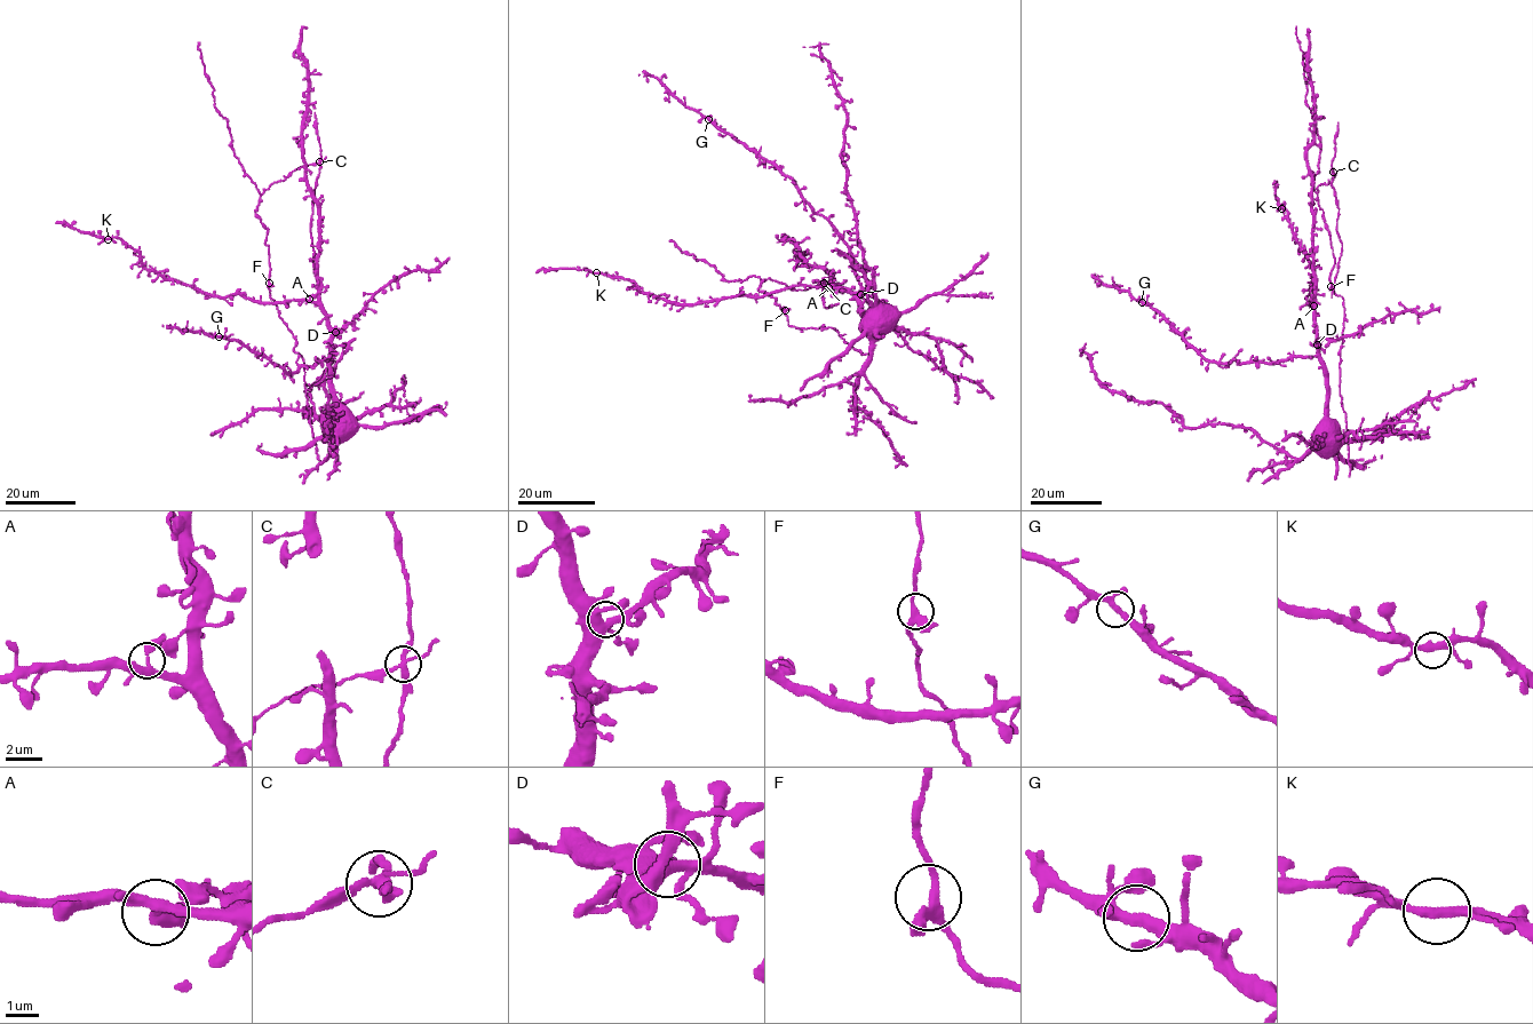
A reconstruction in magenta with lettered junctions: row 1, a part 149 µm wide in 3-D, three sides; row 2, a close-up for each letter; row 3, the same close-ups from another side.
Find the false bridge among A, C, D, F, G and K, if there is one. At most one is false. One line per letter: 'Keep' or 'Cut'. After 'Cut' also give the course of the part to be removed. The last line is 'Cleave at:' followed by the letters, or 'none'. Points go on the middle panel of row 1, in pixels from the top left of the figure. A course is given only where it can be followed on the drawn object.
A: Keep
C: Cut. Course of the part to remove: (824, 283), (821, 298), (826, 307), (840, 303)
D: Keep
F: Keep
G: Keep
K: Keep
Cleave at: C

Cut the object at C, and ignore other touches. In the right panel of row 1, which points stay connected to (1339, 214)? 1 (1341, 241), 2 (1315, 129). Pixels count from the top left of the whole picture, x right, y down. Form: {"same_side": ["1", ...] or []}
{"same_side": ["1"]}

